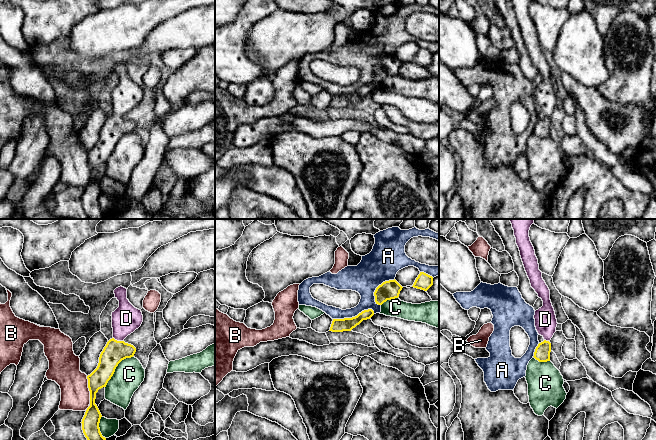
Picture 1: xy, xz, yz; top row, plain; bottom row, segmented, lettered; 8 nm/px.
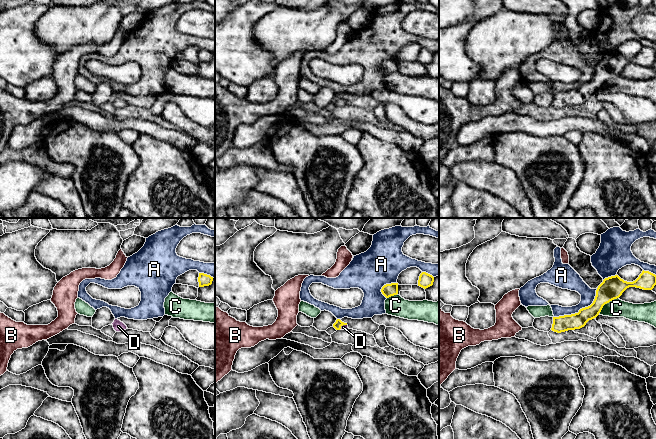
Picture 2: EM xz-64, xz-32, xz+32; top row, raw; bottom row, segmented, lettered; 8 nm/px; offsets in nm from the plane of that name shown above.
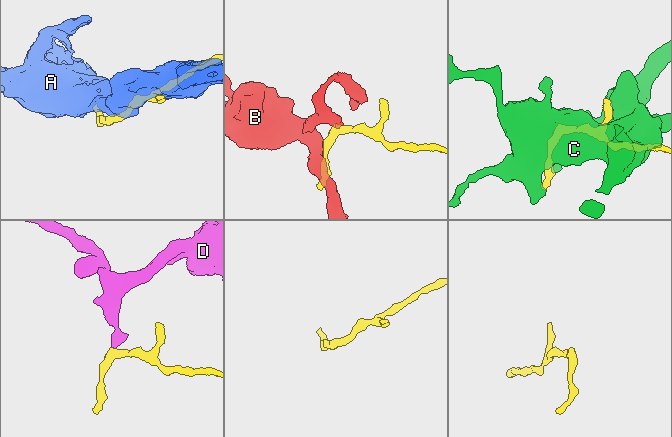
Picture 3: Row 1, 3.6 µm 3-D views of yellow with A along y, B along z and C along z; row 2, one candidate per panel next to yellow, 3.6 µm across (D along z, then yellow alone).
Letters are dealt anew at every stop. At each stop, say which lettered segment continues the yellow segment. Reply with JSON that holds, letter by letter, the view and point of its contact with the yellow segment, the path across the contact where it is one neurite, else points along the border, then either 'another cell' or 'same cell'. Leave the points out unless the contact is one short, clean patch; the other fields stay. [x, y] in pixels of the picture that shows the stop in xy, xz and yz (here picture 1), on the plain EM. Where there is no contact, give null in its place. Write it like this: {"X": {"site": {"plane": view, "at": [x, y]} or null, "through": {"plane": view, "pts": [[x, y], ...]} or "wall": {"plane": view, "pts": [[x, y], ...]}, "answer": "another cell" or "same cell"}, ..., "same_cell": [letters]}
{"A": {"site": {"plane": "xz", "at": [353, 93]}, "answer": "another cell"}, "B": {"site": {"plane": "xy", "at": [89, 166]}, "wall": {"plane": "xy", "pts": [[86, 152], [90, 179]]}, "answer": "another cell"}, "C": {"site": {"plane": "xy", "at": [115, 144]}, "answer": "another cell"}, "D": {"site": {"plane": "xy", "at": [118, 117]}, "through": {"plane": "xy", "pts": [[114, 128], [118, 117], [119, 109], [126, 94]]}, "answer": "same cell"}, "same_cell": ["D"]}

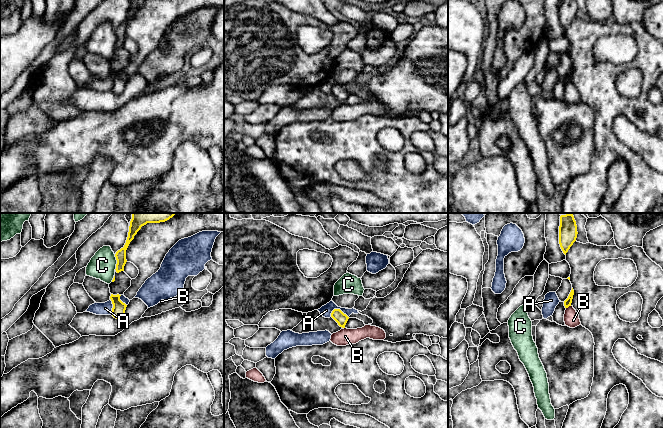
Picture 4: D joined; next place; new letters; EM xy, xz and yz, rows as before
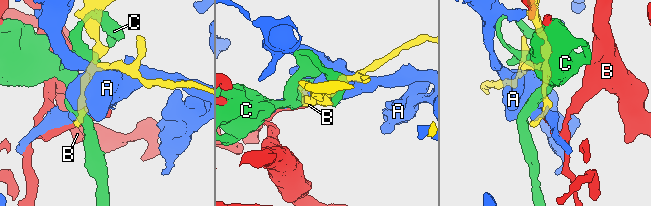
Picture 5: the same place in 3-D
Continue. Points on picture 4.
{"A": {"site": {"plane": "xz", "at": [339, 85]}, "answer": "another cell"}, "B": {"site": {"plane": "yz", "at": [568, 82]}, "wall": {"plane": "yz", "pts": [[570, 81], [566, 84]]}, "answer": "another cell"}, "C": {"site": {"plane": "xy", "at": [117, 38]}, "wall": {"plane": "xy", "pts": [[114, 30], [116, 36], [115, 45]]}, "answer": "another cell"}, "same_cell": []}

